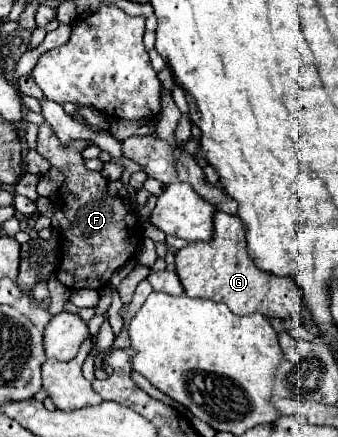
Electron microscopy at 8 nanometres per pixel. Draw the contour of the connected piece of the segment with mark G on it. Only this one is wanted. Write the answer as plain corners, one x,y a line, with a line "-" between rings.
217,212
215,238
211,242
191,242
189,246
181,248
175,264
187,296
223,302
237,316
259,312
267,318
297,318
303,308
301,294
293,278
267,274
253,264
245,246
245,228
237,216

